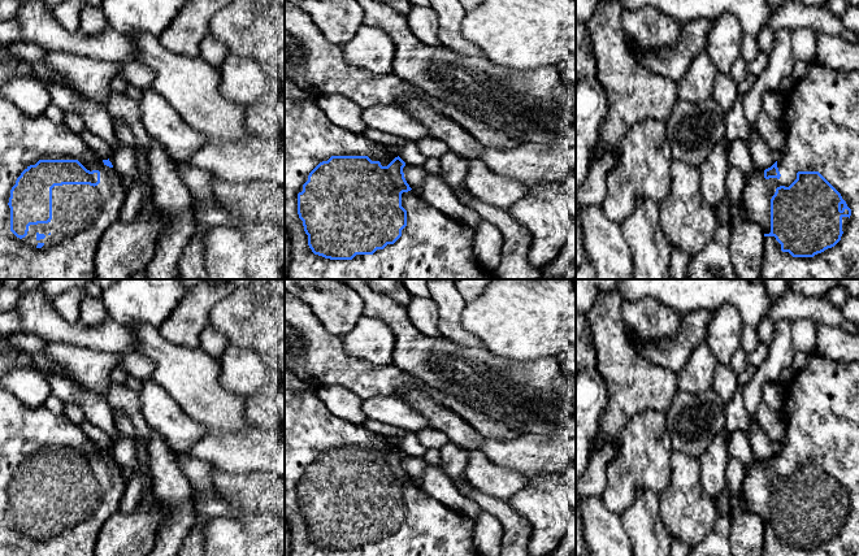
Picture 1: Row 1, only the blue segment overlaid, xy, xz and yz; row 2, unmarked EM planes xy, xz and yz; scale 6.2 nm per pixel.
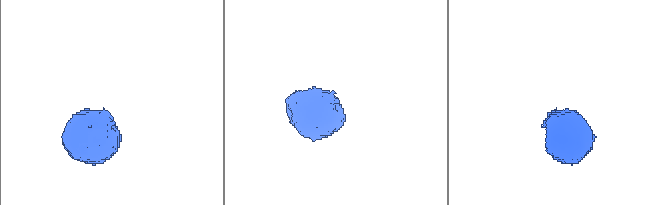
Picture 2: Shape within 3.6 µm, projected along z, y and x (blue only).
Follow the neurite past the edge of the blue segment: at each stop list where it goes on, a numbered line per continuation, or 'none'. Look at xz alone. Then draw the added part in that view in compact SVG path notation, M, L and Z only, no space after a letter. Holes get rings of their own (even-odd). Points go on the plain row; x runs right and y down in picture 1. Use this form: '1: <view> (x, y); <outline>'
1: xz (430, 529); M285 365L285 518L291 533L290 556L480 556L473 543L476 521L430 498L413 481L402 485L407 517L394 535L387 535L373 546L356 546L352 551L330 551L314 546L298 505L298 485L303 482L309 464L331 447L368 447L372 452L379 452L382 457L387 457L395 449L385 436L369 431L363 425L333 416L318 398L316 388L301 382Z

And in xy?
1: xy (81, 504); M0 390L0 556L95 556L95 546L105 521L120 511L120 504L126 488L127 481L122 477L121 466L114 459L107 457L101 449L99 449L83 433L82 430L69 421L66 417L57 416L49 411L45 405L42 408L29 408L22 404L14 395ZM39 451L78 451L87 461L100 462L100 474L97 477L90 475L62 475L52 479L52 511L48 514L30 516L27 526L22 530L17 529L10 522L10 499L8 496L10 488L10 481L16 475L17 469L30 456L35 456Z

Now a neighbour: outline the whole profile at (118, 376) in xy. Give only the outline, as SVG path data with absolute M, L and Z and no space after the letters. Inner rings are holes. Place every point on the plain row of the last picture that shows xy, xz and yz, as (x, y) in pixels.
M116 368L112 370L110 373L110 377L109 377L109 385L108 385L108 388L112 386L112 385L116 385L116 383L121 383L121 385L125 385L126 383L126 379L129 378L129 373L122 369L122 368Z

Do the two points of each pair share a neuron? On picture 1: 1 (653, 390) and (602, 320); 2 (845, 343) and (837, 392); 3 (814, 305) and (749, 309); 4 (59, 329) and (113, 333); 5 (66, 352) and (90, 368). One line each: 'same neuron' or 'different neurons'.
1: same neuron
2: different neurons
3: different neurons
4: same neuron
5: same neuron

